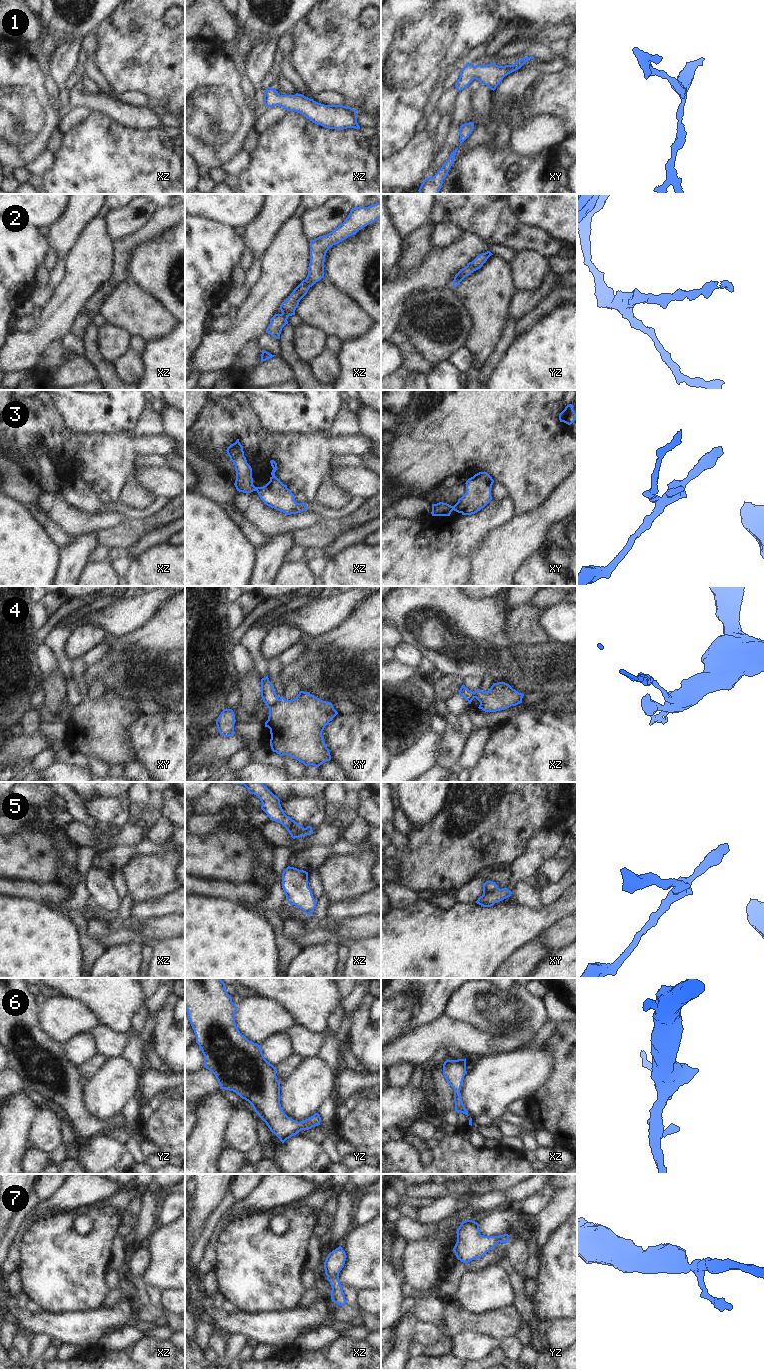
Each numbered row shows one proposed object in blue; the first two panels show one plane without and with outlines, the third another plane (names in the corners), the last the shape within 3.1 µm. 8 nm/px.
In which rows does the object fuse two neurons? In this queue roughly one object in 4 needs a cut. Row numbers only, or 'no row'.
3, 4, 5

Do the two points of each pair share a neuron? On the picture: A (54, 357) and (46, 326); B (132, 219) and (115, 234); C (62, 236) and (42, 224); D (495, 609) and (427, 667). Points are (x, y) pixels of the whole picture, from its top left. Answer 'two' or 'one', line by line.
A: two
B: one
C: two
D: two

